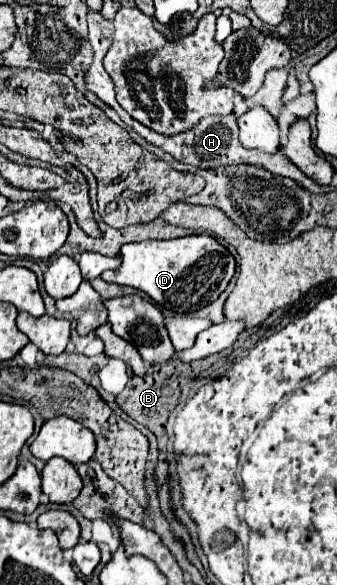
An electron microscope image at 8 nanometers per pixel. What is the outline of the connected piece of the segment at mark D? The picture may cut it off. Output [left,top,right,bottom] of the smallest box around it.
[101,235,235,313]

